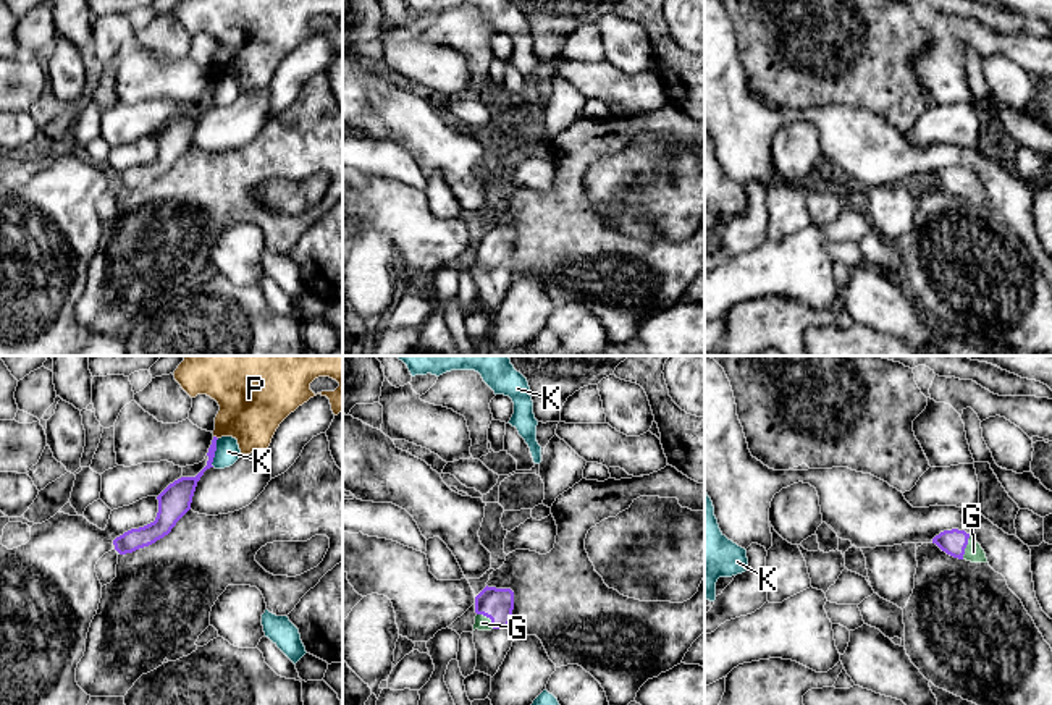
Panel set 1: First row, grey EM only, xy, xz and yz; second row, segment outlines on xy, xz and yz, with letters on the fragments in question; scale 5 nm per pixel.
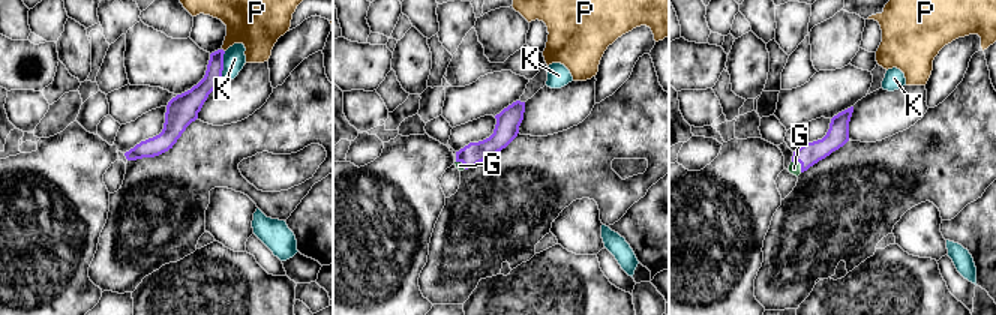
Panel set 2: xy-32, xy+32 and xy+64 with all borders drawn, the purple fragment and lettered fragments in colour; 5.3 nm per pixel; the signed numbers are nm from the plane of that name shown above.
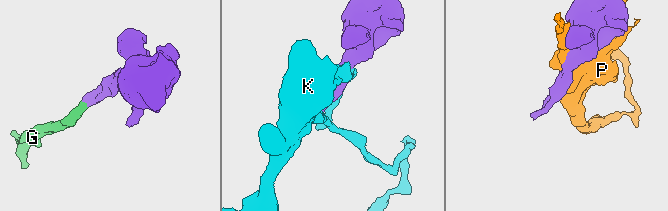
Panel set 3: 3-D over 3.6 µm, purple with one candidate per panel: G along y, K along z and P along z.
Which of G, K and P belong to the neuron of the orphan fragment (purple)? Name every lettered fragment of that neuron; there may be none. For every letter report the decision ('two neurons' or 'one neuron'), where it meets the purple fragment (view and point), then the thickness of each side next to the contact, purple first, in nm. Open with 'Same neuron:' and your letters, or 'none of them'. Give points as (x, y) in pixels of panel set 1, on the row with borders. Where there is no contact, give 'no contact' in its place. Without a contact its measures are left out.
Same neuron: G
G: one neuron | yz (965, 547) | 130/90 nm
K: two neurons | xy (214, 453) | 120/120 nm
P: two neurons | xy (215, 437) | 50/340 nm

